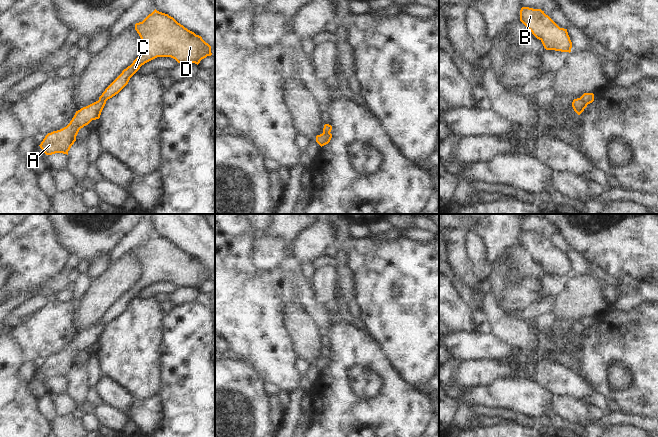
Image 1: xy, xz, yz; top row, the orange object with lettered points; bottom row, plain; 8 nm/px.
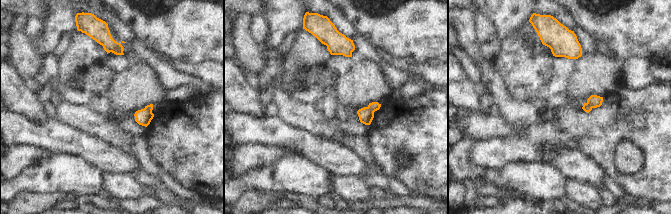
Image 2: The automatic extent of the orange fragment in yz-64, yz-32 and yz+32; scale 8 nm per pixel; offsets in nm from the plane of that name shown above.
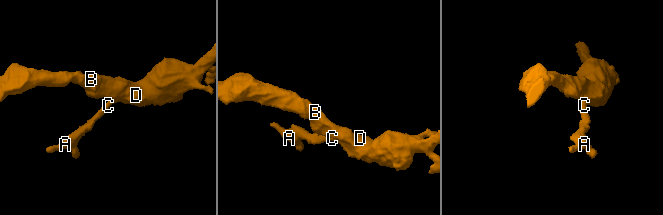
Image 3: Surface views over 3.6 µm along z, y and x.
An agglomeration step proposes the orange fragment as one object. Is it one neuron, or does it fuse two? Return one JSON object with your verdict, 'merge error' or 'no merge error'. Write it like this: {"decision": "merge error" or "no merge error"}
{"decision": "merge error"}

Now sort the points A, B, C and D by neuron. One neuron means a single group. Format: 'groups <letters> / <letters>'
groups A / B C D

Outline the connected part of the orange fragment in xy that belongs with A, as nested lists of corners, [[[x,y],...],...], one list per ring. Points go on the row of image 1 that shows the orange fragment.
[[[96,101],[86,107],[76,111],[70,123],[57,131],[48,133],[40,148],[46,155],[63,153],[68,155],[68,151],[76,141],[76,136],[81,128],[88,125],[92,120],[100,118],[106,101]]]

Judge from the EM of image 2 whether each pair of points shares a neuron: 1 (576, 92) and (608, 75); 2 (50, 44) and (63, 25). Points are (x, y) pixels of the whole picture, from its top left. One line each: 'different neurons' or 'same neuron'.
1: same neuron
2: same neuron

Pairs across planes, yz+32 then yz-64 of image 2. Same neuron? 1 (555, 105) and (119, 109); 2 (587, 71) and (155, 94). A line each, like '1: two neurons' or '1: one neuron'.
1: two neurons
2: one neuron

